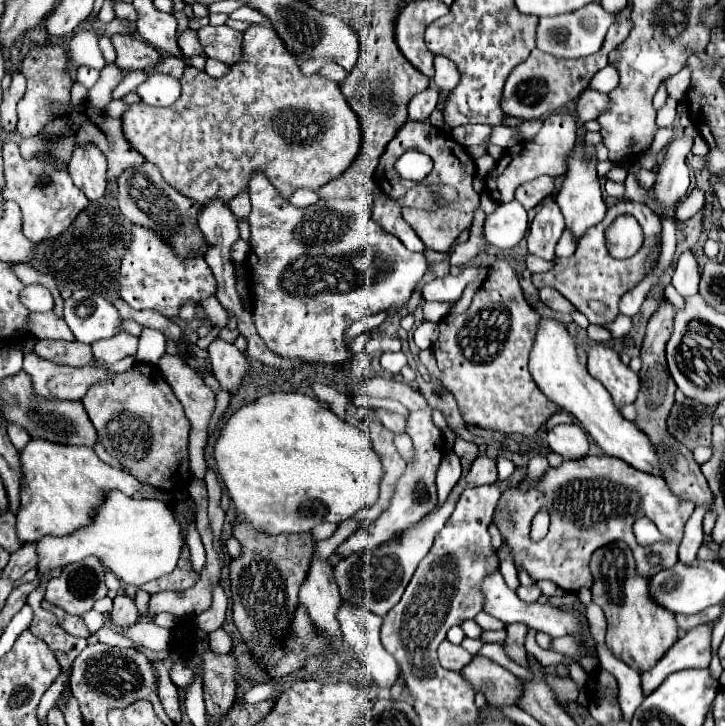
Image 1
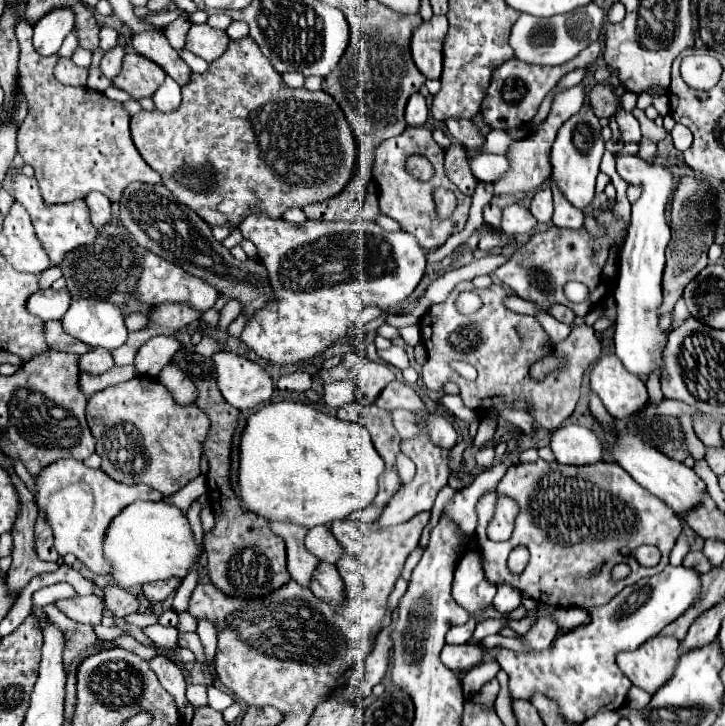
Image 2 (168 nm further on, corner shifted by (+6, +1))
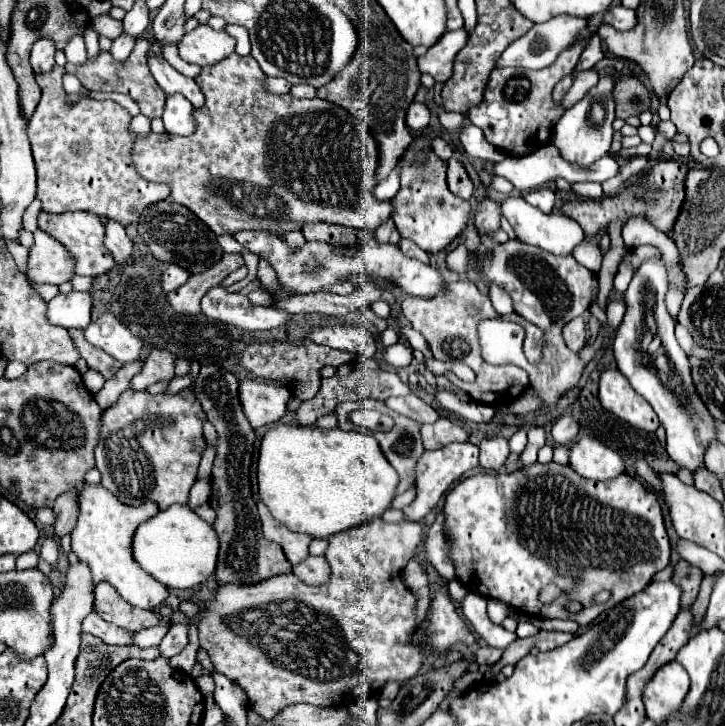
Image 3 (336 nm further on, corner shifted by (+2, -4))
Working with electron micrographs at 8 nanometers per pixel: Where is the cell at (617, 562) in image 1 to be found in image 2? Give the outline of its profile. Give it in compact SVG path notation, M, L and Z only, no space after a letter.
M657 635L649 643L643 643L637 651L625 651L617 655L619 669L631 679L631 683L649 695L659 691L671 677L679 661L679 641Z

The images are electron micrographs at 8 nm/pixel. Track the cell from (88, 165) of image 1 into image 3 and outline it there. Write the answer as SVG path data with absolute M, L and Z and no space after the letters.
M107 220L105 222L105 246L113 254L115 262L125 262L131 256L133 242L125 234L125 228L117 224L117 220Z

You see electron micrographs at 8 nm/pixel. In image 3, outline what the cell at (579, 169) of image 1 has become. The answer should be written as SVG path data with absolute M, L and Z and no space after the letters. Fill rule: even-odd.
M603 76L599 80L599 84L595 88L591 88L587 92L587 96L583 100L579 100L573 108L565 110L563 116L559 118L559 122L555 124L555 130L553 130L553 144L559 148L561 156L567 160L567 162L573 162L573 164L579 164L583 168L587 168L589 164L597 162L599 158L607 156L609 154L609 148L611 148L611 138L613 138L613 128L611 128L611 122L615 120L615 104L613 104L613 98L611 98L611 90L613 90L615 82L611 76ZM599 104L605 112L605 118L603 120L589 120L589 114L591 114L591 108Z

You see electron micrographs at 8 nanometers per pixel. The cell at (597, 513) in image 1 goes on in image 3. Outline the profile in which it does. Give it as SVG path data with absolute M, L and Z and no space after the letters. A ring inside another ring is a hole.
M537 462L515 470L513 474L475 474L461 480L447 494L445 514L459 582L463 582L471 592L475 590L485 598L491 594L491 598L509 604L517 612L523 610L537 618L575 620L577 624L587 626L601 612L613 608L627 596L641 592L671 560L671 542L657 496L625 472L613 480L595 482L579 476L569 466ZM547 584L555 584L563 590L551 604L543 604L539 600L539 592ZM601 590L611 590L611 600L605 604L595 602L595 596ZM573 600L581 602L583 610L575 616L561 616L561 608Z

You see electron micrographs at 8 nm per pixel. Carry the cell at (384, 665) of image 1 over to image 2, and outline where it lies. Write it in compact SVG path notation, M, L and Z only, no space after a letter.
M325 561L317 563L313 577L309 581L309 589L313 591L313 595L331 603L341 603L343 599L343 583L333 563L325 563Z

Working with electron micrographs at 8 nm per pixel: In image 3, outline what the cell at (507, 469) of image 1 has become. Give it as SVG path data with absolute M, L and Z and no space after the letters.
M517 430L511 438L509 438L509 450L511 454L521 454L523 448L527 444L527 432L525 430Z

